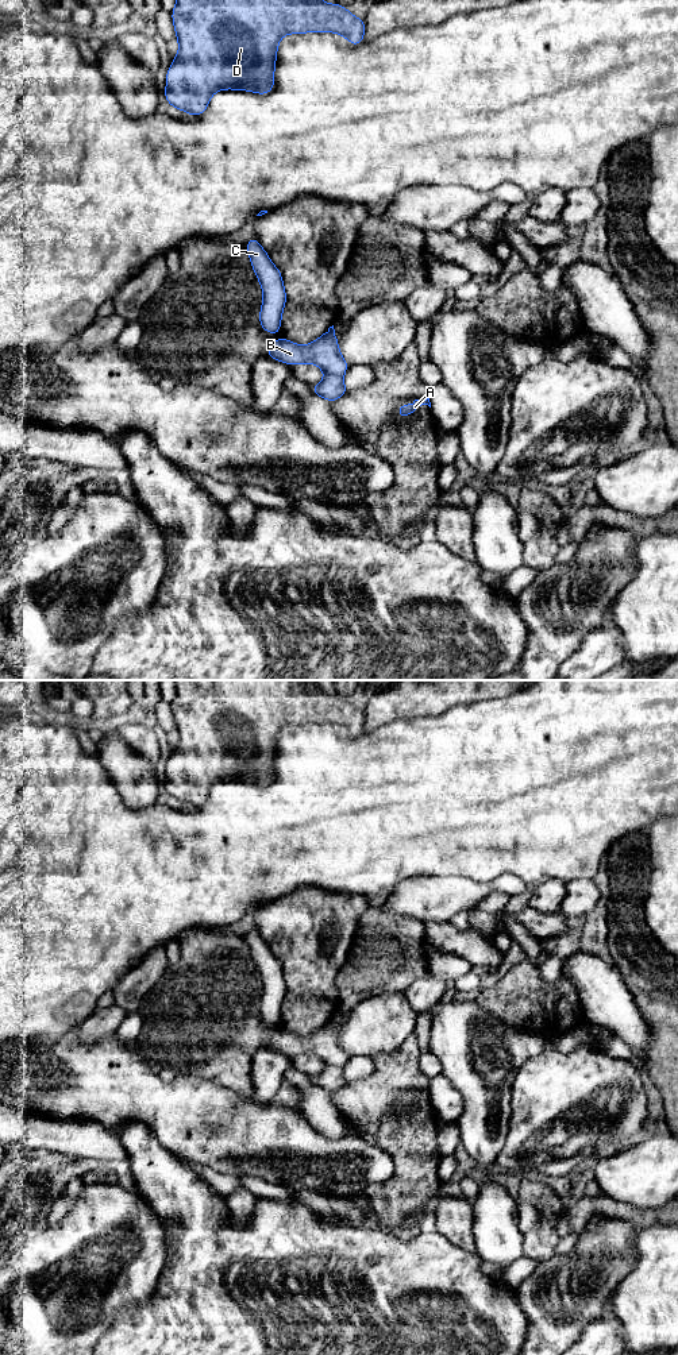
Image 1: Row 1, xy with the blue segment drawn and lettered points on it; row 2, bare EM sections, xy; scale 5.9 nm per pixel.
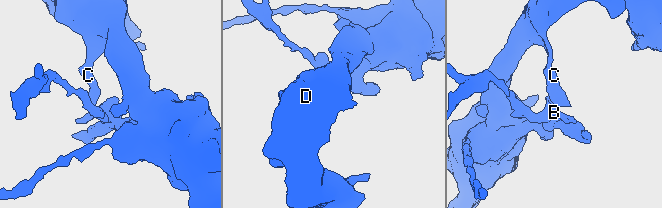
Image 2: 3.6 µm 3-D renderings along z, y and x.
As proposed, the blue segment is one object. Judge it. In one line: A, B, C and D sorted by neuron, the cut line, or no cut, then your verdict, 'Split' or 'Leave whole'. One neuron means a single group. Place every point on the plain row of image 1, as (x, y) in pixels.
Groups: A C D / B. Split along xy (326, 1064), (342, 1068). Split

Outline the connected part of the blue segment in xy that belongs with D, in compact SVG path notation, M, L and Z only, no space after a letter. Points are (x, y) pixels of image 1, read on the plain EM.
M174 680L176 698L172 710L178 745L166 764L166 792L194 808L209 795L212 785L223 780L249 781L267 785L274 779L278 733L286 725L336 723L353 737L363 733L365 710L358 710L346 698L324 694L315 680Z

